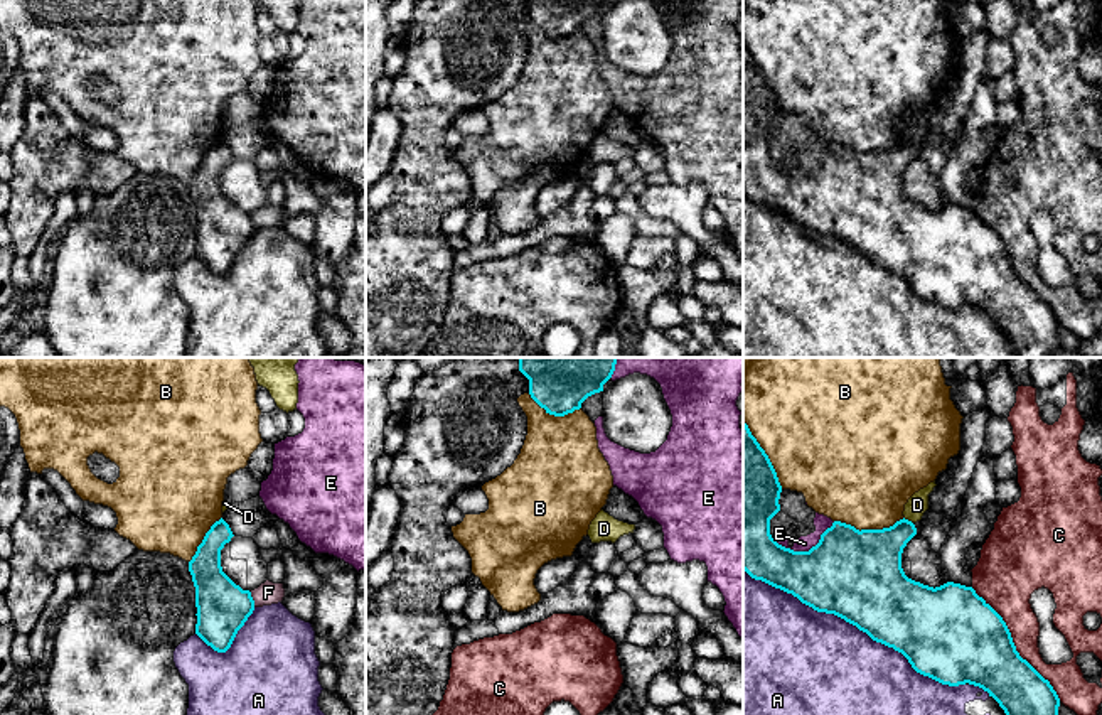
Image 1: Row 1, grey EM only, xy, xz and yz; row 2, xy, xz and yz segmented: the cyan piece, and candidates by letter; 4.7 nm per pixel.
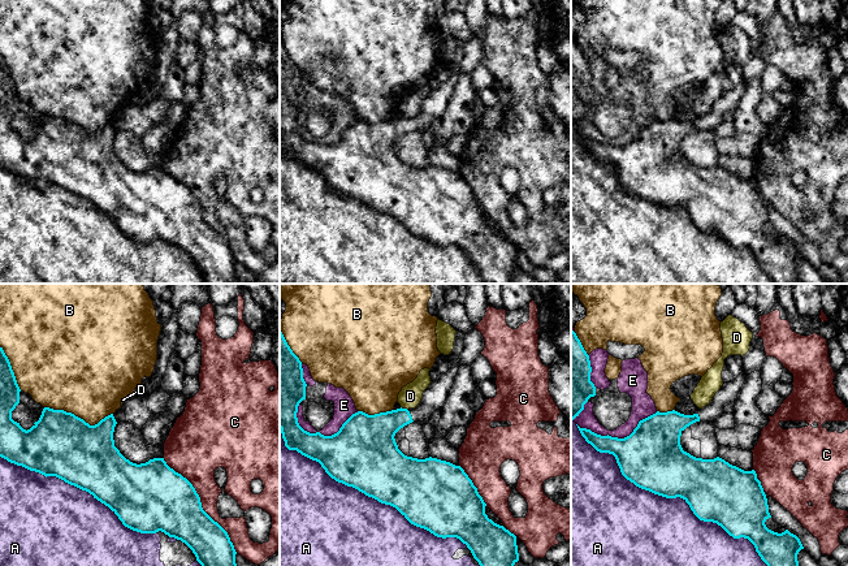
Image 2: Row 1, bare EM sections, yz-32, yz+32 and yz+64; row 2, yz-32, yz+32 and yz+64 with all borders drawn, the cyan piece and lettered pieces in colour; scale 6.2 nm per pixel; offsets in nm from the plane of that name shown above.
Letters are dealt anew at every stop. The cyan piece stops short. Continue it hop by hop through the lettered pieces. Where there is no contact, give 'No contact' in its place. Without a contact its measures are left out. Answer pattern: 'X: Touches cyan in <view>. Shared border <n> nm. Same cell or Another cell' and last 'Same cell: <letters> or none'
A: Touches cyan in yz. Shared border 1200 nm. Another cell
B: Touches cyan in yz. Shared border 340 nm. Another cell
C: Touches cyan in yz. Shared border 700 nm. Another cell
D: Touches cyan in yz. Shared border 50 nm. Another cell
E: Touches cyan in yz. Shared border 300 nm. Another cell
F: Touches cyan in xy. Shared border 80 nm. Another cell
Same cell: none

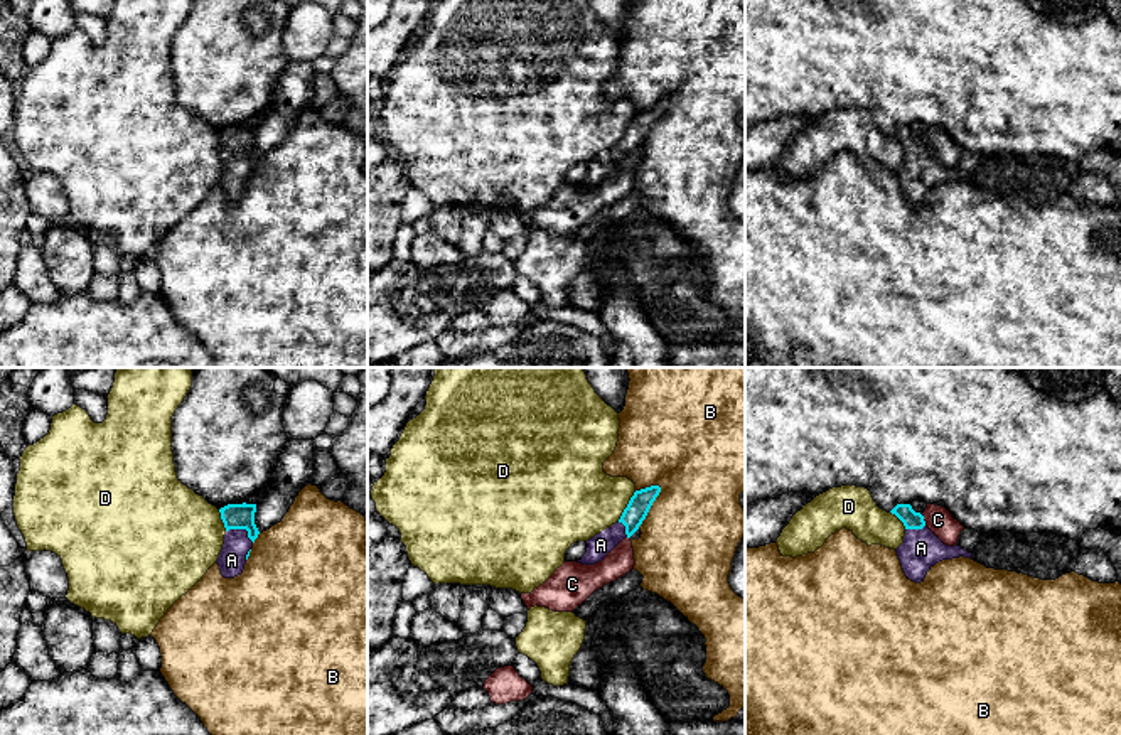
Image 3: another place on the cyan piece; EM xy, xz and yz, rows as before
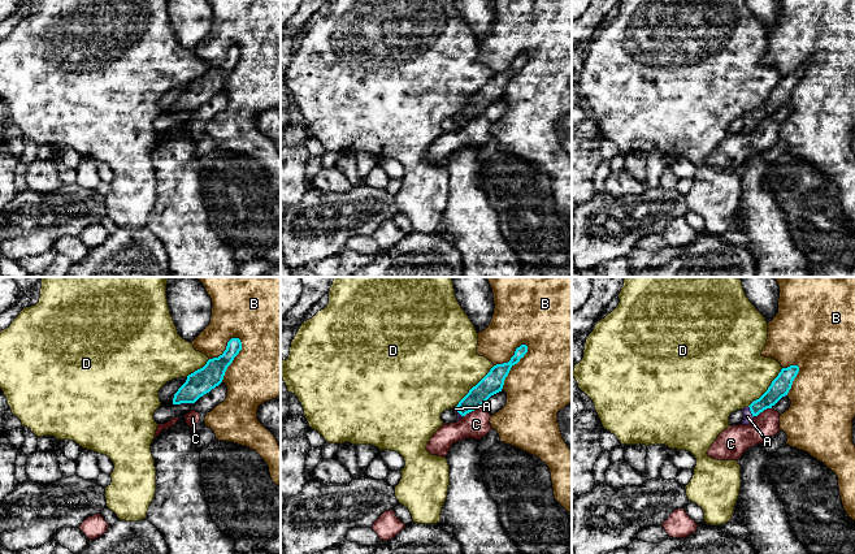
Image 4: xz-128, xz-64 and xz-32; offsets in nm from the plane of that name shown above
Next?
A: Touches cyan in xy. Shared border 150 nm. Same cell
B: Touches cyan in xz. Shared border 240 nm. Another cell
C: Touches cyan in yz. Shared border 60 nm. Another cell
D: Touches cyan in xz. Shared border 170 nm. Another cell
Same cell: A

